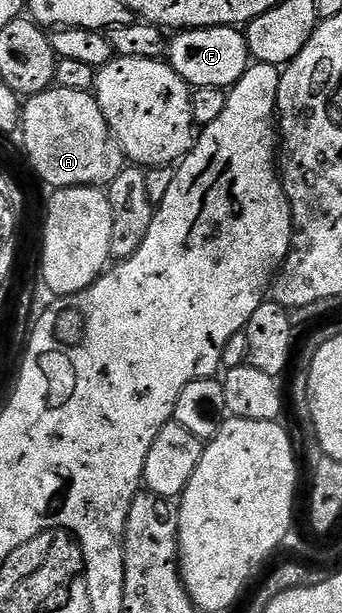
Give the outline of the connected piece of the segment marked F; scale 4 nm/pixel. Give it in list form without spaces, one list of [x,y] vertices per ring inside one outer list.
[[[197,27],[191,31],[179,31],[173,38],[168,43],[170,68],[185,83],[189,83],[191,88],[229,89],[236,81],[240,81],[240,77],[244,77],[244,73],[250,68],[250,50],[246,44],[246,36],[239,28]]]

